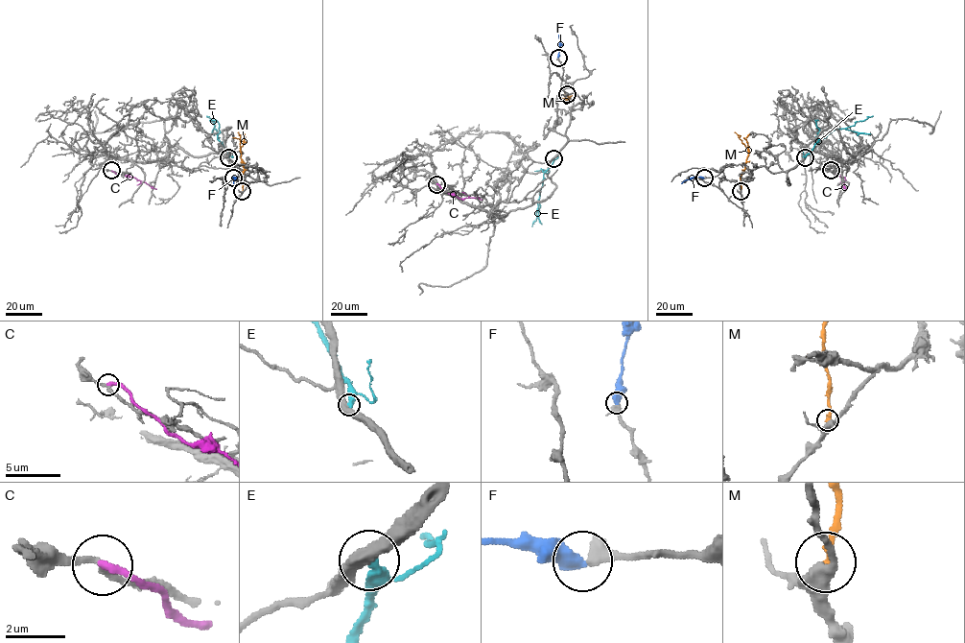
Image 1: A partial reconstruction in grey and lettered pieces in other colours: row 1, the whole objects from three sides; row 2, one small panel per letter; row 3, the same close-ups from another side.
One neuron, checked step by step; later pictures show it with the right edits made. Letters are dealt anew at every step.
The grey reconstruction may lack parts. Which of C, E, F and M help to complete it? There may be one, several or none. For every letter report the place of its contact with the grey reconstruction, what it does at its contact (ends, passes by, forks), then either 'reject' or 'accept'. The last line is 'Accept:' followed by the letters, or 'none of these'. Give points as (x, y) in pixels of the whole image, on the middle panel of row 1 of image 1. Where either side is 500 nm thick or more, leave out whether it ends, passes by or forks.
C: contact (436, 184); it ends; reject
E: contact (553, 158); it ends; reject
F: contact (558, 58); accept
M: contact (567, 94); it ends; reject
Accept: F

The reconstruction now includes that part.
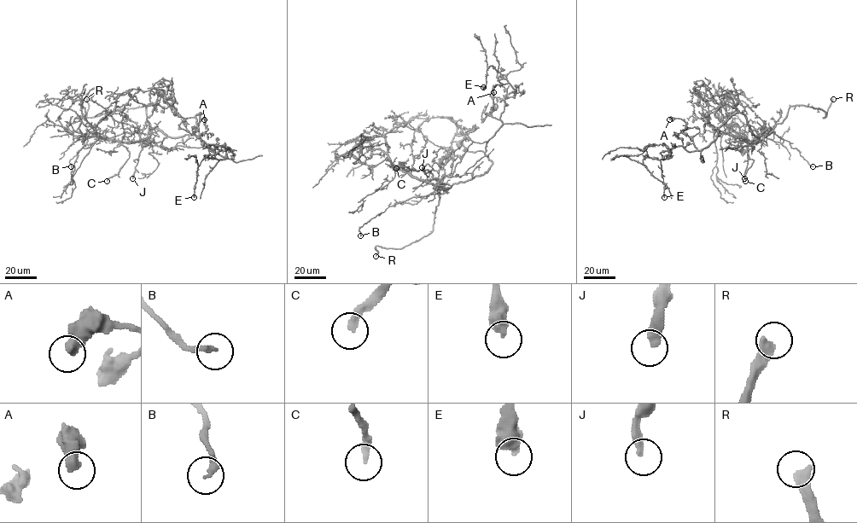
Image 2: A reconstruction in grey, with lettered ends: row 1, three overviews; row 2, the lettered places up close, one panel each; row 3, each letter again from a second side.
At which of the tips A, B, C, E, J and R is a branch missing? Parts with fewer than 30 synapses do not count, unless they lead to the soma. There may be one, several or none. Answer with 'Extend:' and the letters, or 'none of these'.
Extend: C, R

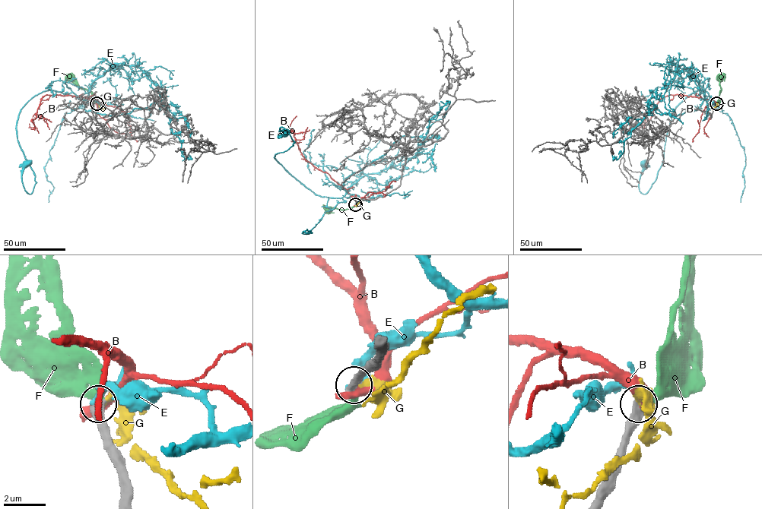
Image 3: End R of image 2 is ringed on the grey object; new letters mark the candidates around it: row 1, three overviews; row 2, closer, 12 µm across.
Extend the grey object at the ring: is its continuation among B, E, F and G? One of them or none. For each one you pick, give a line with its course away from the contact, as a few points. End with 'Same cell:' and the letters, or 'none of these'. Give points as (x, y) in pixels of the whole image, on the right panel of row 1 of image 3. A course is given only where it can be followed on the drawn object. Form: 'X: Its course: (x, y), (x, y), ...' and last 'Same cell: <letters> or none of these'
F: Its course: (716, 103), (722, 90), (721, 77)
Same cell: F

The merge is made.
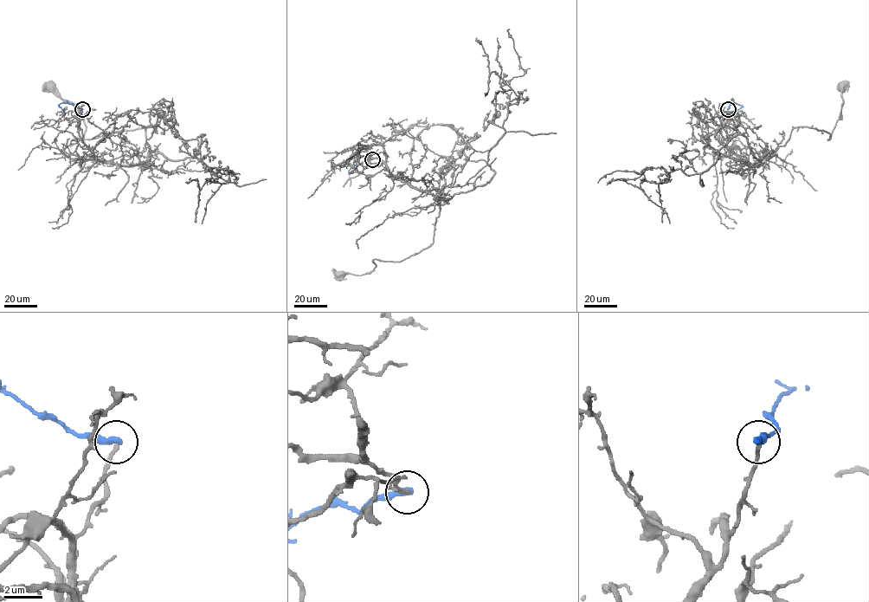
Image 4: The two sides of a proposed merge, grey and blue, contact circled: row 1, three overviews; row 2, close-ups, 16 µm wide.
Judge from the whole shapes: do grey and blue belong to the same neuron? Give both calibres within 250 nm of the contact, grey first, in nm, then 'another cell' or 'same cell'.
190/380 nm | another cell

